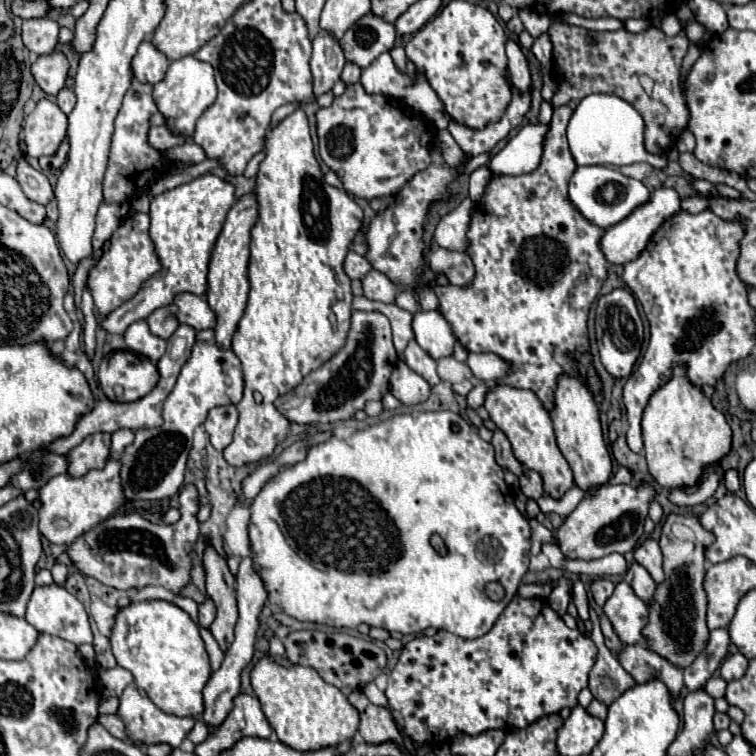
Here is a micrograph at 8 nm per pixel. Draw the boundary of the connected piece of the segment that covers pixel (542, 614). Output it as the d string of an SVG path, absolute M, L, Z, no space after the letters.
M514 598L502 612L502 616L494 622L492 630L486 632L484 636L480 638L474 638L474 640L464 640L464 638L458 638L446 630L440 630L436 632L434 636L418 636L414 640L410 640L400 656L398 656L398 662L396 666L392 668L390 676L388 676L388 686L386 686L386 698L390 702L390 710L396 710L396 720L404 720L404 732L418 744L430 744L432 748L436 746L442 746L446 742L450 742L456 734L464 732L464 734L470 734L470 736L476 736L476 734L482 734L490 728L498 728L498 730L514 730L514 728L526 728L530 726L532 722L536 722L538 718L542 716L548 716L548 714L558 714L562 708L574 708L578 704L576 696L582 688L588 686L588 672L590 668L594 666L596 662L596 656L598 656L598 650L594 646L594 642L586 636L582 636L580 630L570 630L562 618L548 606L546 600L540 600L540 598L532 598L532 600L524 600L524 598Z

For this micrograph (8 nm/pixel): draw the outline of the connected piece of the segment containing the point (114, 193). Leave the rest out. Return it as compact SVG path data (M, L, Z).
M134 78L124 96L120 112L116 116L110 160L108 160L108 170L106 170L106 178L104 178L104 202L108 202L108 204L122 202L122 200L128 200L128 198L144 192L148 182L160 170L160 162L164 162L164 154L156 148L150 148L150 144L148 144L150 118L156 112L158 112L158 106L152 96L152 84L142 84Z

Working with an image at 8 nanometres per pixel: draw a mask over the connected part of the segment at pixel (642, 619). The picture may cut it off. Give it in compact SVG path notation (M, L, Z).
M618 582L610 600L604 604L604 614L612 622L616 634L624 644L640 644L646 642L642 636L642 628L648 620L648 606L638 600L634 590L626 582Z

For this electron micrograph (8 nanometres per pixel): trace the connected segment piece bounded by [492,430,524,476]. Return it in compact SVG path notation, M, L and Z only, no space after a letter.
M494 430L494 436L492 436L492 446L496 450L496 462L502 466L502 468L508 468L512 470L516 476L520 476L524 472L524 466L516 460L514 452L512 452L512 446L506 438L506 434L502 430Z

